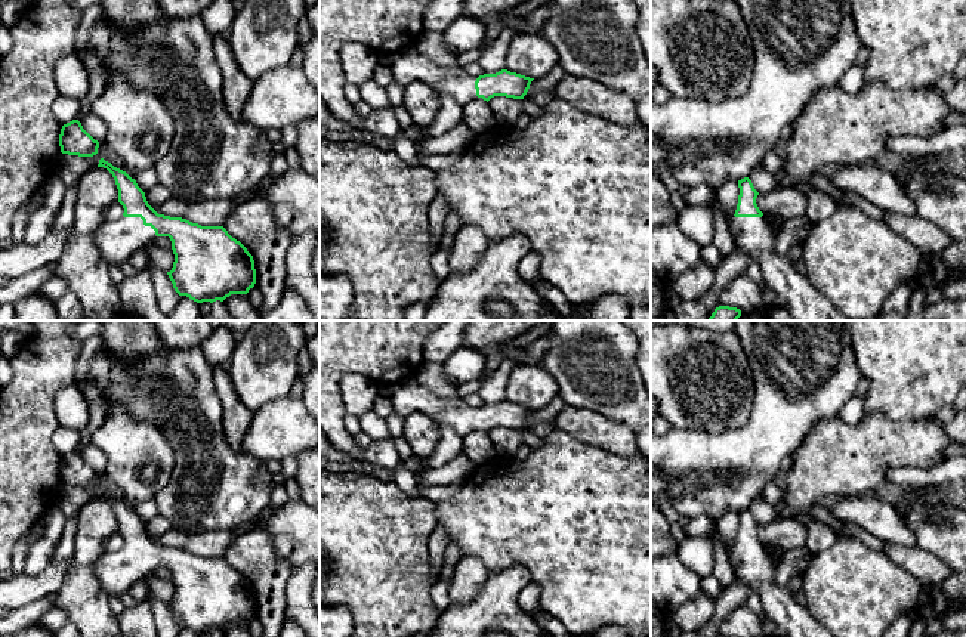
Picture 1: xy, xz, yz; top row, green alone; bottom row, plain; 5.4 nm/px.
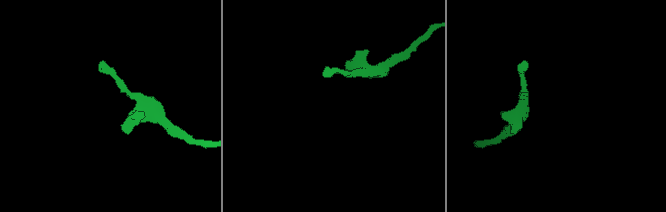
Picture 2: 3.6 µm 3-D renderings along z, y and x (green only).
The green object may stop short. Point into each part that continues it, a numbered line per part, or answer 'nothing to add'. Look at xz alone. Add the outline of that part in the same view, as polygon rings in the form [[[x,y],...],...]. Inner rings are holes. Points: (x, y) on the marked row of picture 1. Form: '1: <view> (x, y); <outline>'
1: xz (409, 65); [[[405,46],[394,53],[392,81],[407,86],[422,81],[439,95],[451,96],[460,106],[472,101],[484,101],[476,96],[475,81],[478,77],[469,75],[465,67],[442,68],[422,55],[414,46]]]

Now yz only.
1: yz (753, 235); [[[734,216],[728,226],[738,251],[746,251],[756,257],[765,282],[778,296],[778,304],[797,321],[849,321],[811,285],[805,275],[796,270],[788,257],[774,251],[775,235],[765,216]]]

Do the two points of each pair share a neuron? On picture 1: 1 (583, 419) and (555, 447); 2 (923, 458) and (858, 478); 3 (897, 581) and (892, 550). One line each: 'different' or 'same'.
1: different
2: same
3: different

